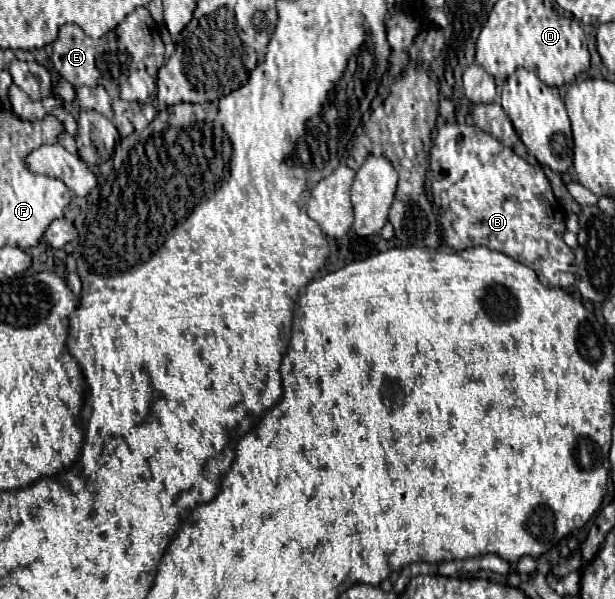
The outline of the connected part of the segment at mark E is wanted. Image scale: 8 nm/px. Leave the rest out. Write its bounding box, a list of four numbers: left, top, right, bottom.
[51,24,105,86]

